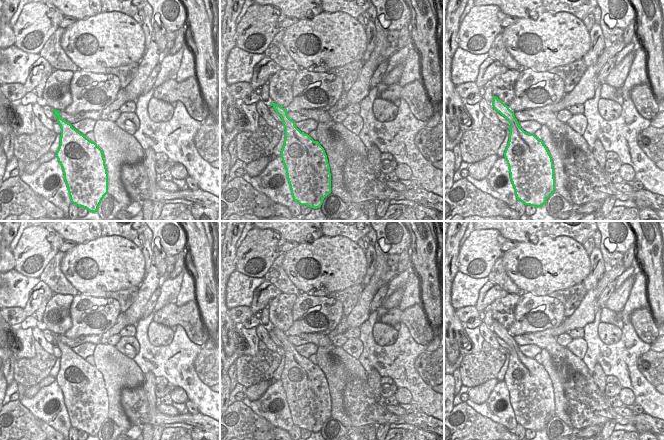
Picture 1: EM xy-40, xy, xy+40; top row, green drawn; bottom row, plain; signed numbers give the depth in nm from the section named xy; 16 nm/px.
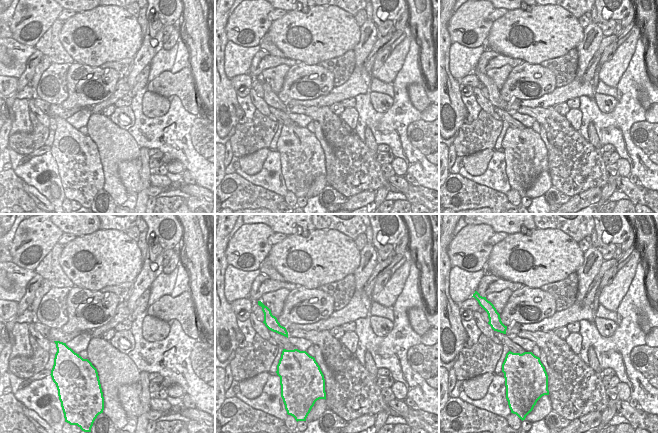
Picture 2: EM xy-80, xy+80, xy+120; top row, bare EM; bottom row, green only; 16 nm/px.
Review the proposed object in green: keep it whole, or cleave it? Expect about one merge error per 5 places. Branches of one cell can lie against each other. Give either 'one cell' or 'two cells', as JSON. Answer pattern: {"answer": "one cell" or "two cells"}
{"answer": "one cell"}

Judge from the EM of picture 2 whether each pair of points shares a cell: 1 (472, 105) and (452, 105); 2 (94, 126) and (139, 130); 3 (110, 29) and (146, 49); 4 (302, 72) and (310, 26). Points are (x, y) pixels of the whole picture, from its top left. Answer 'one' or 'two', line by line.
1: two
2: two
3: two
4: two

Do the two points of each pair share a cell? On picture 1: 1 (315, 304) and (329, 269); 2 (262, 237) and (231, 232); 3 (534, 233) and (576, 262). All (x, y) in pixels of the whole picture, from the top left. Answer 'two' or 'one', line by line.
1: two
2: two
3: two

